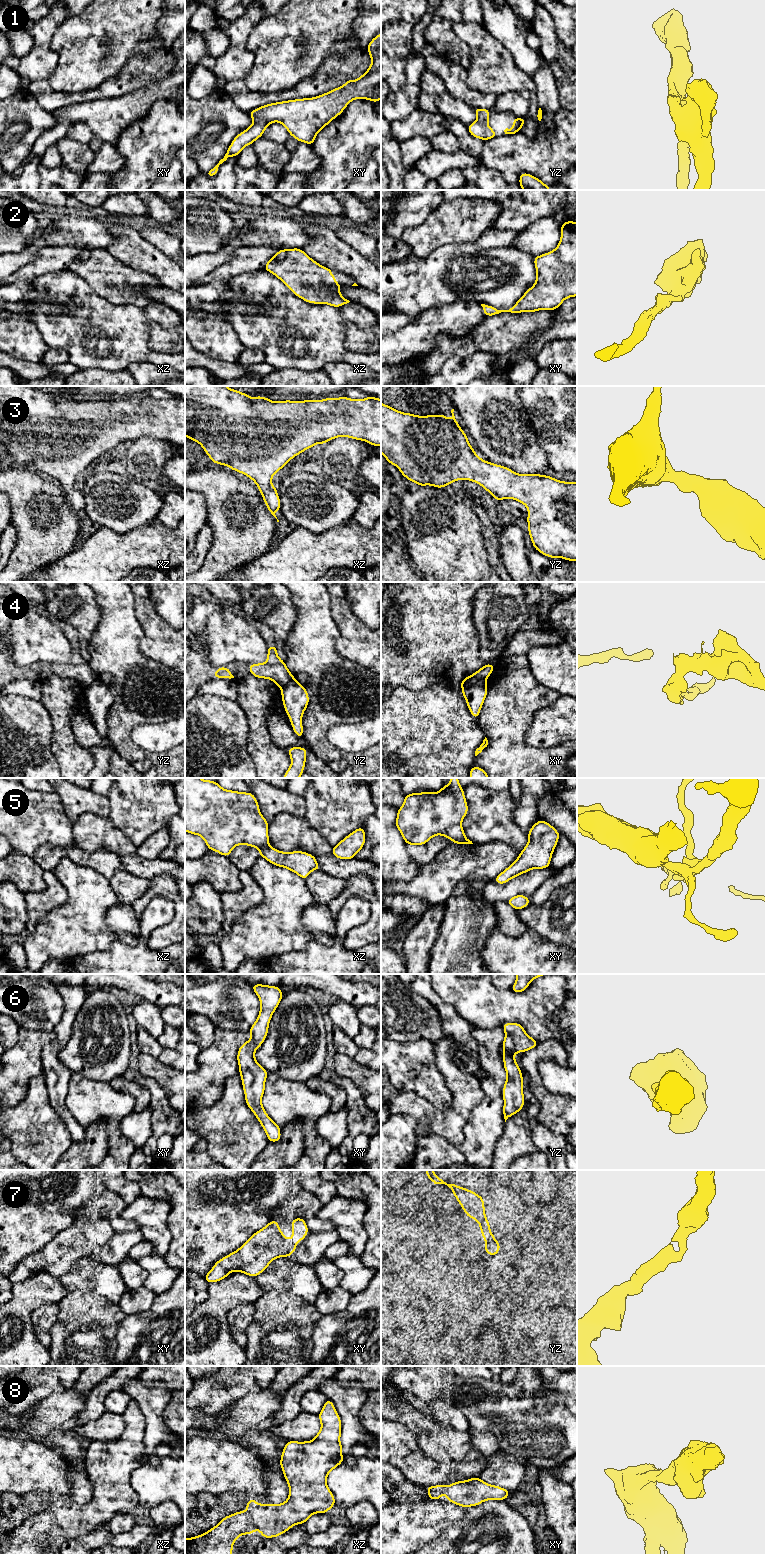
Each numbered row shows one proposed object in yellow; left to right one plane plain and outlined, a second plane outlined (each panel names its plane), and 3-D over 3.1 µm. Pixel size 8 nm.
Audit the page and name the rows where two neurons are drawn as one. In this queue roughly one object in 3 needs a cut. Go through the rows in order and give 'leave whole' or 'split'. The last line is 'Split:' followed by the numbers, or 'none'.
1: leave whole
2: leave whole
3: leave whole
4: split
5: split
6: leave whole
7: leave whole
8: leave whole
Split: 4, 5

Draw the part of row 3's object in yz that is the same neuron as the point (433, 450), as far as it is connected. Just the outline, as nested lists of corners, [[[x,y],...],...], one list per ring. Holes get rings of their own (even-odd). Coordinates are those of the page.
[[[381,402],[381,454],[389,464],[395,465],[401,474],[418,486],[431,485],[444,488],[457,480],[469,480],[481,485],[497,502],[514,499],[528,509],[527,523],[533,547],[549,557],[560,557],[567,561],[577,561],[577,482],[560,481],[551,476],[539,474],[518,474],[510,468],[481,459],[468,442],[451,410],[452,418],[443,414],[418,416],[393,409]]]

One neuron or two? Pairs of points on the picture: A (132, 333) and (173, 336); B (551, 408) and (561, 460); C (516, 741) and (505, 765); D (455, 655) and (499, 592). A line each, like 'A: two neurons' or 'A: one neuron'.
A: two neurons
B: one neuron
C: one neuron
D: two neurons

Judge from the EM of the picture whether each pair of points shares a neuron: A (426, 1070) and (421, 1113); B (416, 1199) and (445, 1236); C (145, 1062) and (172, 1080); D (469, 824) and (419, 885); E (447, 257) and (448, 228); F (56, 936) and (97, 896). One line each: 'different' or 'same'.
A: different
B: different
C: same
D: different
E: different
F: same

